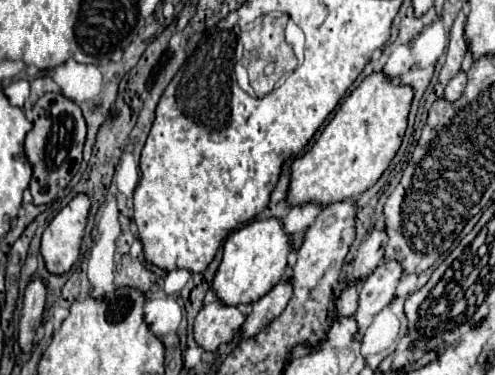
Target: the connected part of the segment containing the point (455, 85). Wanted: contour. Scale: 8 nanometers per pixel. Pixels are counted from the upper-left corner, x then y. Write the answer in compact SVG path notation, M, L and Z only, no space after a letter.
M460 71L448 85L446 85L446 91L444 91L444 97L448 99L448 101L456 101L460 95L462 95L462 91L464 91L464 87L466 87L466 73L464 71Z

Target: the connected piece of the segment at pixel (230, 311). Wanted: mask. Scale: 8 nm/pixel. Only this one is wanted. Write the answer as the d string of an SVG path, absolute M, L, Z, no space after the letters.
M212 301L204 305L194 321L194 339L204 351L216 351L218 345L230 343L244 323L244 315L238 307Z

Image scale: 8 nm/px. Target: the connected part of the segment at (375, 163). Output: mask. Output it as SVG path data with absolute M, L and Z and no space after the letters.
M384 73L368 75L340 105L332 121L324 127L316 143L302 159L290 165L290 185L286 201L290 205L330 205L358 199L370 189L390 165L400 149L412 101L412 87L394 87Z

